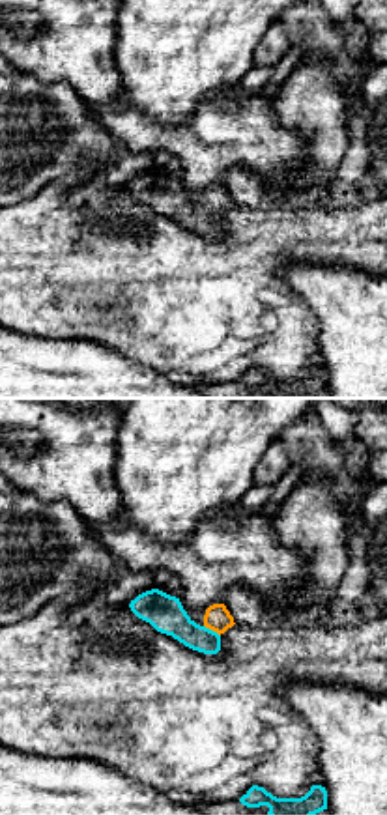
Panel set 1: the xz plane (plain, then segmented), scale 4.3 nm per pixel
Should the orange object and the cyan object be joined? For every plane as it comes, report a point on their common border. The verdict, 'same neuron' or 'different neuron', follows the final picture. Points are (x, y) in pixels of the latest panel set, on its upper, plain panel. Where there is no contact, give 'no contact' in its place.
meets orange at (212, 210)

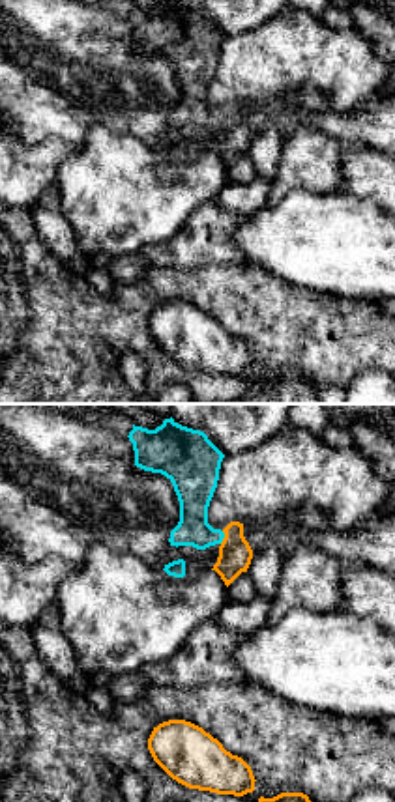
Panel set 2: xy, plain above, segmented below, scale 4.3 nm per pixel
meets orange at (225, 118)

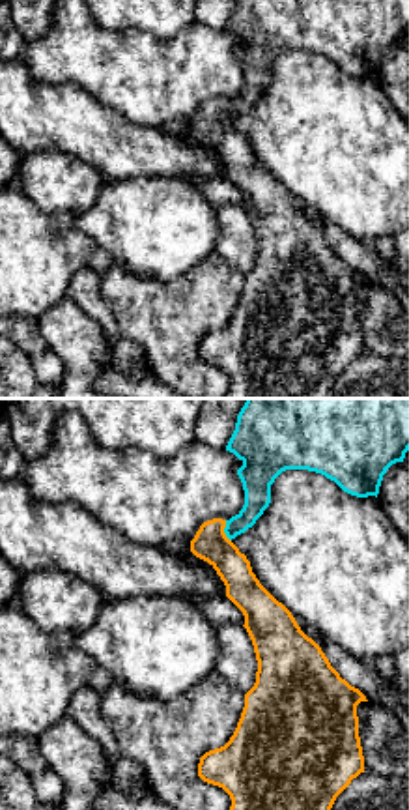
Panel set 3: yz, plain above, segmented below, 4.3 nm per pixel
meets orange at (223, 113)

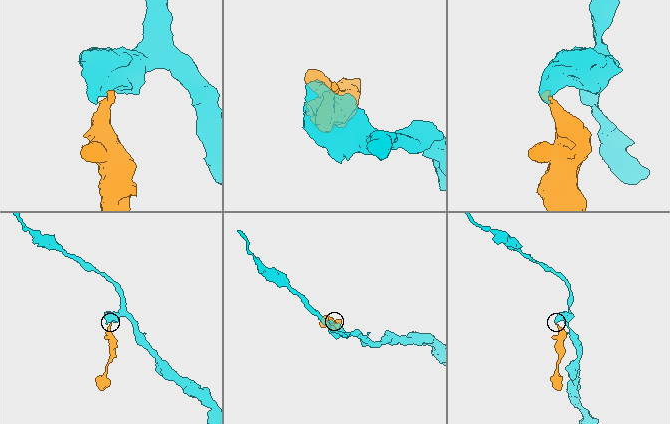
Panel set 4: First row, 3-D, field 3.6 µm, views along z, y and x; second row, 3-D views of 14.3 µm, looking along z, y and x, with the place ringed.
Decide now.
same neuron

